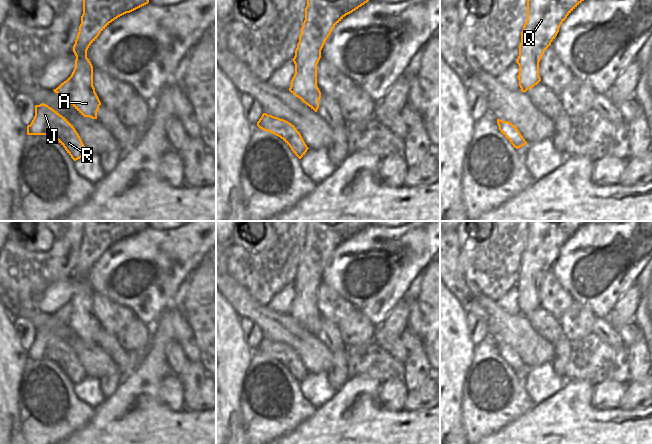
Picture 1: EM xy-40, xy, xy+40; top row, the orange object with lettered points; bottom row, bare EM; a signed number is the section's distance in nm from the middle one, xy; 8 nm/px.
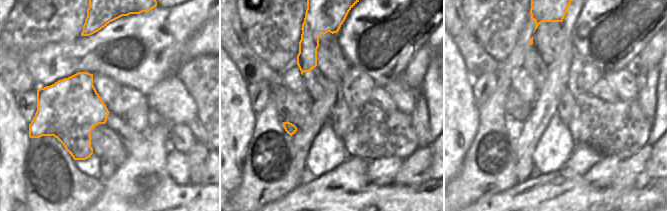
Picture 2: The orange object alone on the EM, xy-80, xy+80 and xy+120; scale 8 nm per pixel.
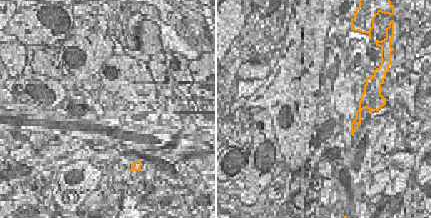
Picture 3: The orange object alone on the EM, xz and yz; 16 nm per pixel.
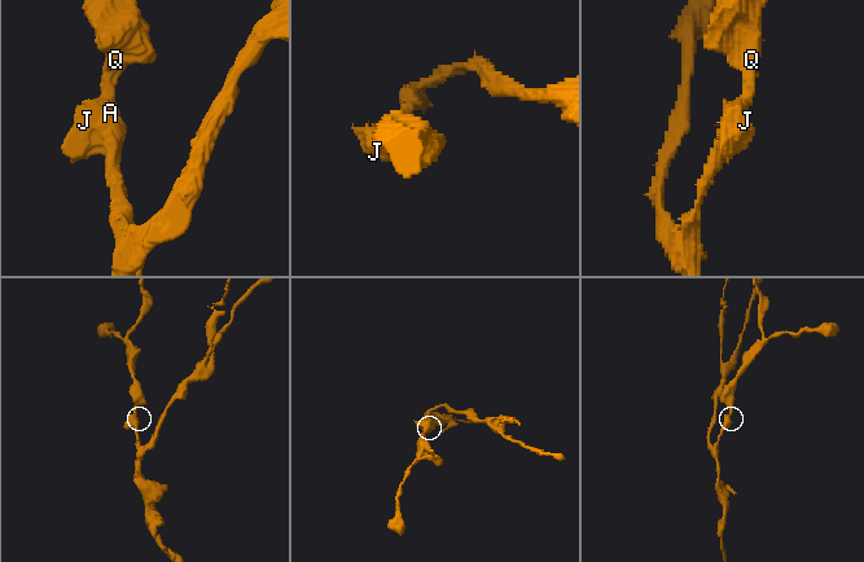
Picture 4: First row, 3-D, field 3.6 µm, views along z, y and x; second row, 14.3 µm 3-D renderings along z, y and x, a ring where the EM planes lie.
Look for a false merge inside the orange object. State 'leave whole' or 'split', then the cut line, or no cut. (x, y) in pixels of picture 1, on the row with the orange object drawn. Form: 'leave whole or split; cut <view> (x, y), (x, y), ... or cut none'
leave whole; cut none

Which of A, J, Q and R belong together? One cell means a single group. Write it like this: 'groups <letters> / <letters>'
groups A J Q R

